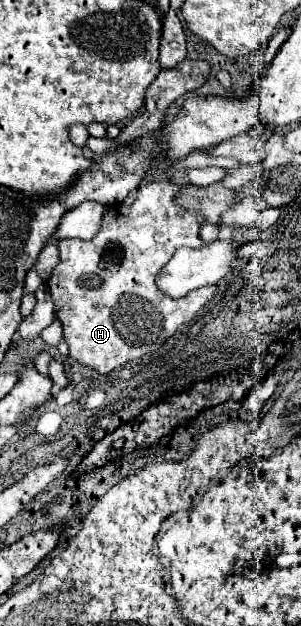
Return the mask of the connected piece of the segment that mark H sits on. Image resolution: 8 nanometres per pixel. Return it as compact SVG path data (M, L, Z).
M142 183L138 187L138 199L132 203L132 205L112 205L104 219L102 219L102 227L98 231L98 235L90 241L82 241L82 239L62 239L60 241L60 263L56 265L56 269L52 271L52 277L48 279L48 289L52 293L52 299L54 299L54 307L56 307L56 315L60 317L62 325L64 325L64 341L68 343L68 349L70 349L70 357L76 359L78 363L84 363L88 367L94 367L98 373L110 373L114 371L116 367L132 361L132 359L138 359L142 355L150 355L152 351L160 349L160 345L184 323L188 323L210 299L212 295L216 293L216 287L206 287L206 289L200 289L200 291L192 291L190 297L182 297L182 299L172 299L164 293L160 293L154 285L154 279L160 271L160 267L164 267L164 263L168 263L168 259L172 259L172 255L180 249L180 247L190 247L190 249L196 249L196 247L202 247L202 241L198 237L198 231L202 227L202 219L198 215L192 215L188 211L184 211L182 207L176 207L172 203L172 197L174 193L178 191L180 187L178 185L172 185L172 183Z

